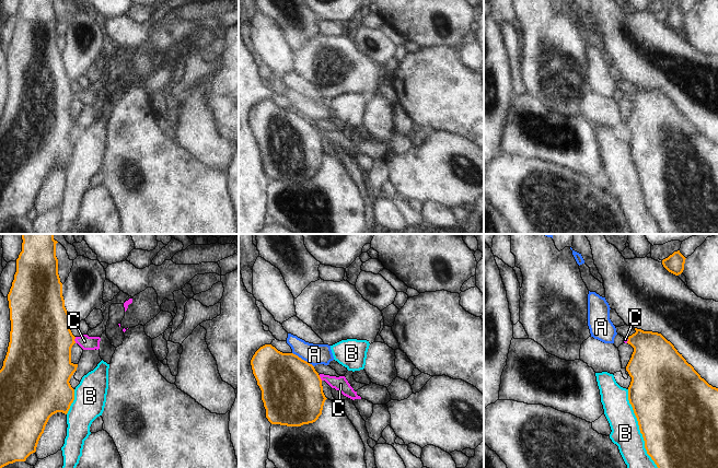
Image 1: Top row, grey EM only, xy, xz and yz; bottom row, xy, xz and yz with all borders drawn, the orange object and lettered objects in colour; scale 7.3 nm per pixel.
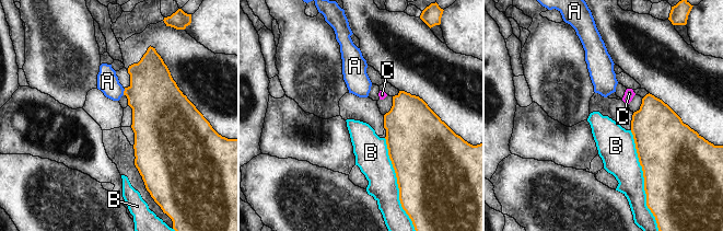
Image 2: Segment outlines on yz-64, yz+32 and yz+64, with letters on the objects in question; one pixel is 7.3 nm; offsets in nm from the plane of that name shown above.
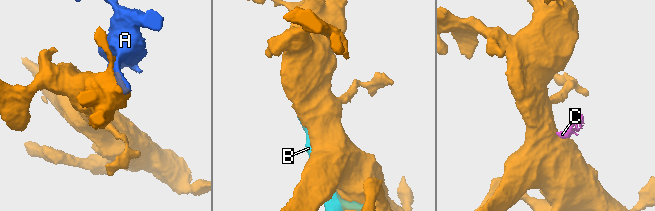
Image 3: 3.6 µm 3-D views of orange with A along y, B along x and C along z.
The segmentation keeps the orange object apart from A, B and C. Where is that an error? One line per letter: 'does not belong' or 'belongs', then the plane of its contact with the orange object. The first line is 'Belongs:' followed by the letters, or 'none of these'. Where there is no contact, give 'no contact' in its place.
Belongs: C
A: does not belong; meets orange in xz
B: does not belong; meets orange in yz
C: belongs; meets orange in xy

